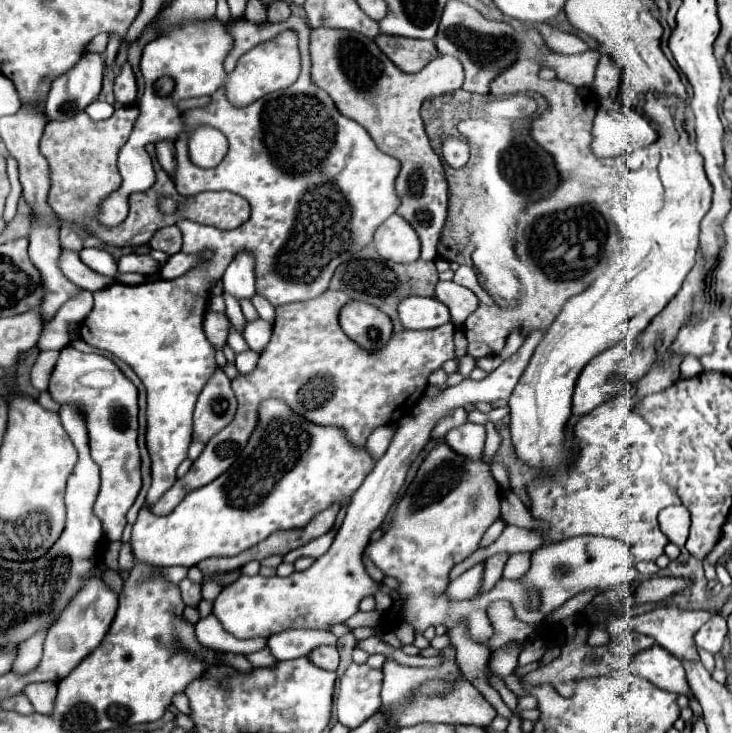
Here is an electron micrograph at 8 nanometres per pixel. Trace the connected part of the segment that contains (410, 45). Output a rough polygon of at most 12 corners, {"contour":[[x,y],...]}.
{"contour":[[375,36],[375,44],[405,72],[439,56],[433,40]]}

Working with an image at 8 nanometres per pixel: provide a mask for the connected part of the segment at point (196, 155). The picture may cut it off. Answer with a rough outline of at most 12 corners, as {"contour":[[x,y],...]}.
{"contour":[[199,126],[189,138],[197,166],[213,168],[227,154],[227,138]]}

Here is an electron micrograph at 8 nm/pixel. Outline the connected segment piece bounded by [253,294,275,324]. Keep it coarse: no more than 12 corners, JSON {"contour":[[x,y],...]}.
{"contour":[[253,296],[259,316],[273,324],[275,308],[261,296]]}

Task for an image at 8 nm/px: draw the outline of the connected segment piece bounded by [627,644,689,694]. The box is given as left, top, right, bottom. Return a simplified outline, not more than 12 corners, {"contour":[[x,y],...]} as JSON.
{"contour":[[657,644],[627,670],[661,690],[689,690],[683,664]]}

